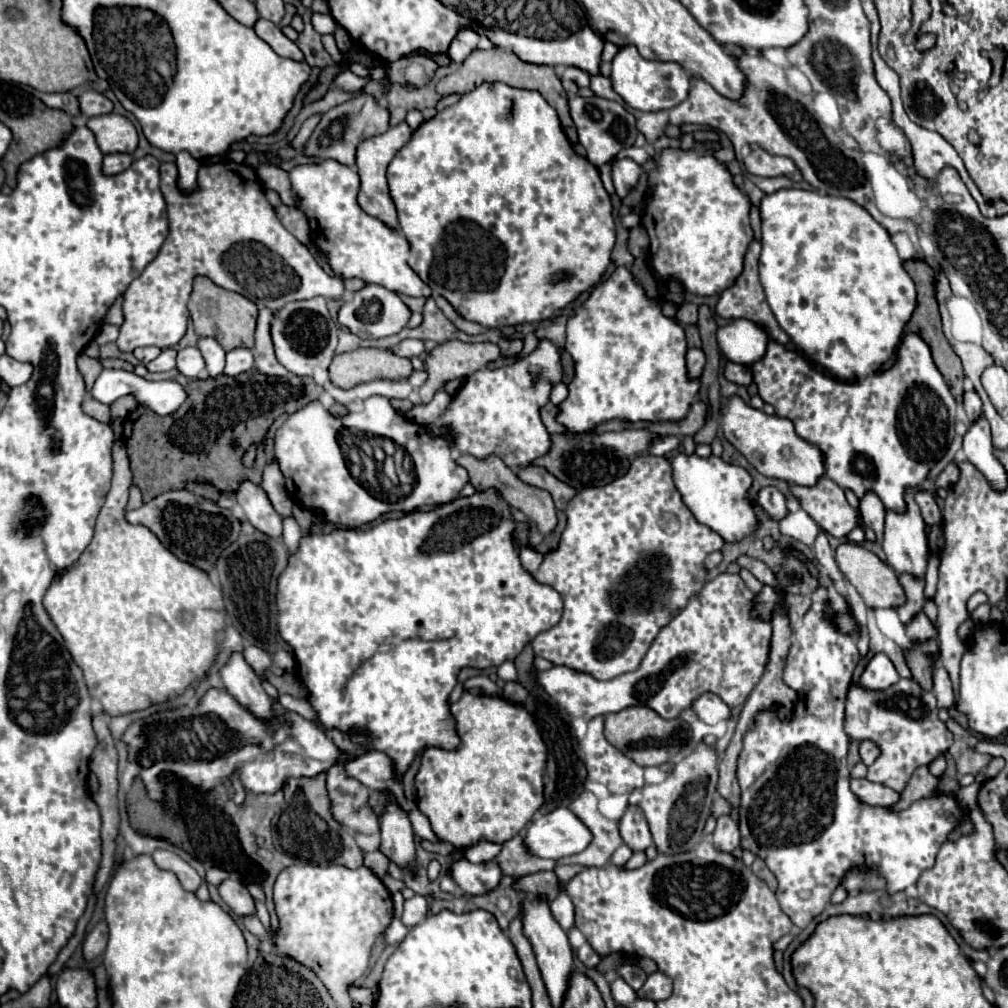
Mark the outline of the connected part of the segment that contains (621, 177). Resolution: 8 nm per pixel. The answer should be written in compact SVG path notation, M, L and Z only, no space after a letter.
M631 158L613 160L613 184L619 198L625 198L631 192L631 188L635 188L639 176L641 176L641 166Z

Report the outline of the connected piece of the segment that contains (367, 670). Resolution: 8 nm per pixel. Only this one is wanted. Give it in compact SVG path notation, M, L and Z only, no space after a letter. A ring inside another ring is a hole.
M489 488L483 492L475 492L473 496L459 496L443 506L437 506L429 512L409 512L403 518L391 518L383 520L371 528L365 530L343 530L335 528L329 534L307 534L301 538L301 546L295 554L289 556L289 564L279 576L277 584L277 608L279 608L279 634L281 638L293 648L297 658L297 676L309 690L309 702L319 714L319 722L325 728L339 728L343 732L349 732L351 728L369 730L373 734L373 740L367 736L353 736L357 744L369 744L369 748L381 750L393 758L397 764L397 774L401 776L413 756L417 752L423 752L427 746L441 746L441 748L457 748L459 736L453 726L453 718L449 714L447 696L455 688L457 672L465 666L471 668L489 668L489 666L501 666L507 660L515 660L515 656L529 644L535 634L541 634L543 630L549 630L559 622L563 614L563 600L559 598L557 590L551 590L551 586L543 586L541 582L535 582L527 570L523 570L523 564L519 562L519 552L513 542L513 530L515 520L509 512L509 504L501 496L499 490ZM393 642L395 650L389 654L375 652L367 658L367 648L377 648L379 644Z

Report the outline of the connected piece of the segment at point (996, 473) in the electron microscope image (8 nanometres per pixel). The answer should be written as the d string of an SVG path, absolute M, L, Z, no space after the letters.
M977 418L963 436L963 452L967 460L985 474L993 488L1003 490L1007 486L1007 474L999 460L995 458L995 448L991 444L991 432L987 418Z

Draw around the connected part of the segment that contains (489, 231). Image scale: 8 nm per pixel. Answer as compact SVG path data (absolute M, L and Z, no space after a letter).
M485 82L477 86L473 92L463 94L463 98L457 104L445 108L443 112L437 112L435 118L423 122L413 132L407 146L403 146L391 160L387 168L387 182L389 194L399 214L399 228L411 246L409 266L419 274L423 282L427 282L427 286L431 286L433 292L441 294L457 310L457 314L481 326L501 328L547 320L555 310L561 310L563 306L573 302L579 294L599 284L611 262L611 250L615 246L615 222L611 214L611 198L601 184L597 168L591 166L587 158L579 156L573 150L567 136L563 134L557 112L545 102L545 98L539 92L511 88L503 82L491 84Z

